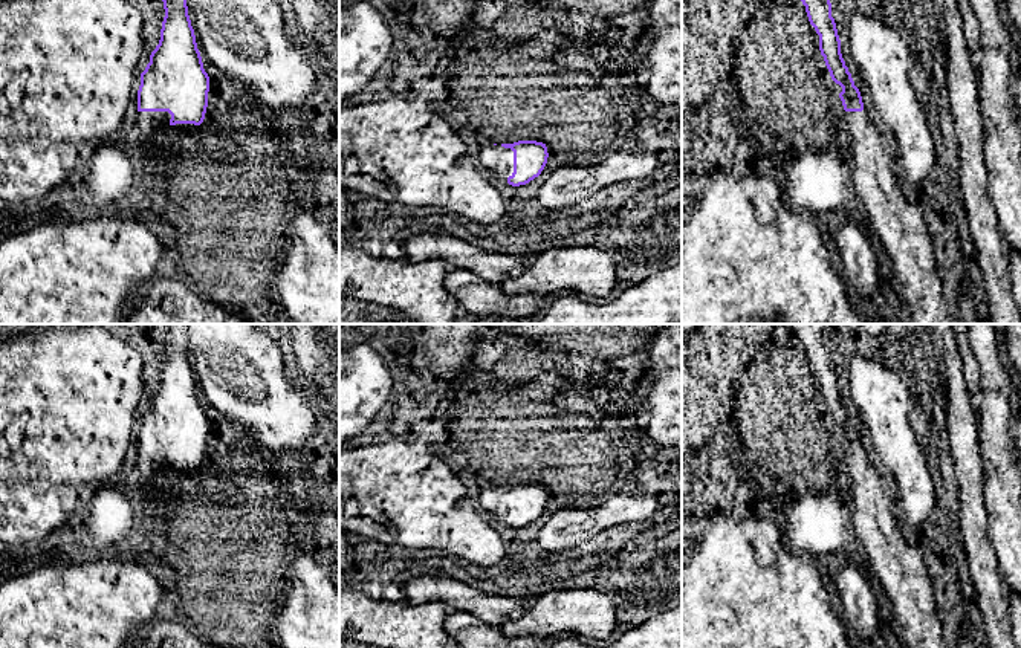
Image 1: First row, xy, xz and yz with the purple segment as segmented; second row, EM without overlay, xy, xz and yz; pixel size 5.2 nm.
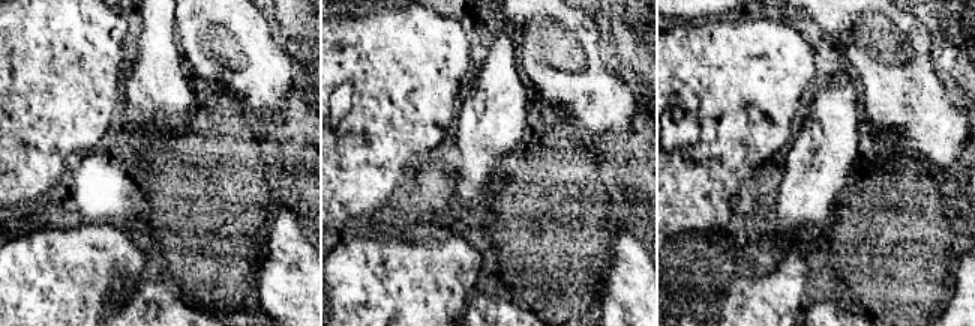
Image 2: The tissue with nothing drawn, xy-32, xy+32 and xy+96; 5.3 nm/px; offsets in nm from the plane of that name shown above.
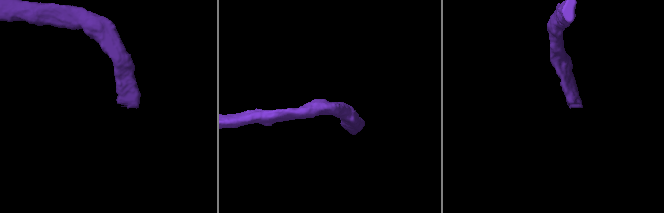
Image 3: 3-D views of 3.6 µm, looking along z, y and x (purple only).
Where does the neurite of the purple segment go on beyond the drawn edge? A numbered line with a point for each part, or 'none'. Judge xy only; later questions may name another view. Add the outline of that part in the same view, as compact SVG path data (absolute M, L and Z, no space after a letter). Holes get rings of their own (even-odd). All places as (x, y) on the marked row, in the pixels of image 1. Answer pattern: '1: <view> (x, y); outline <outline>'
1: xy (155, 126); outline M138 112L136 122L141 134L147 141L150 156L160 157L174 150L174 141L168 138L170 133L186 133L196 130L194 124L170 124L171 115L168 112Z

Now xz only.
1: xz (497, 159); outline M483 145L477 162L504 183L514 173L514 151L501 145Z

